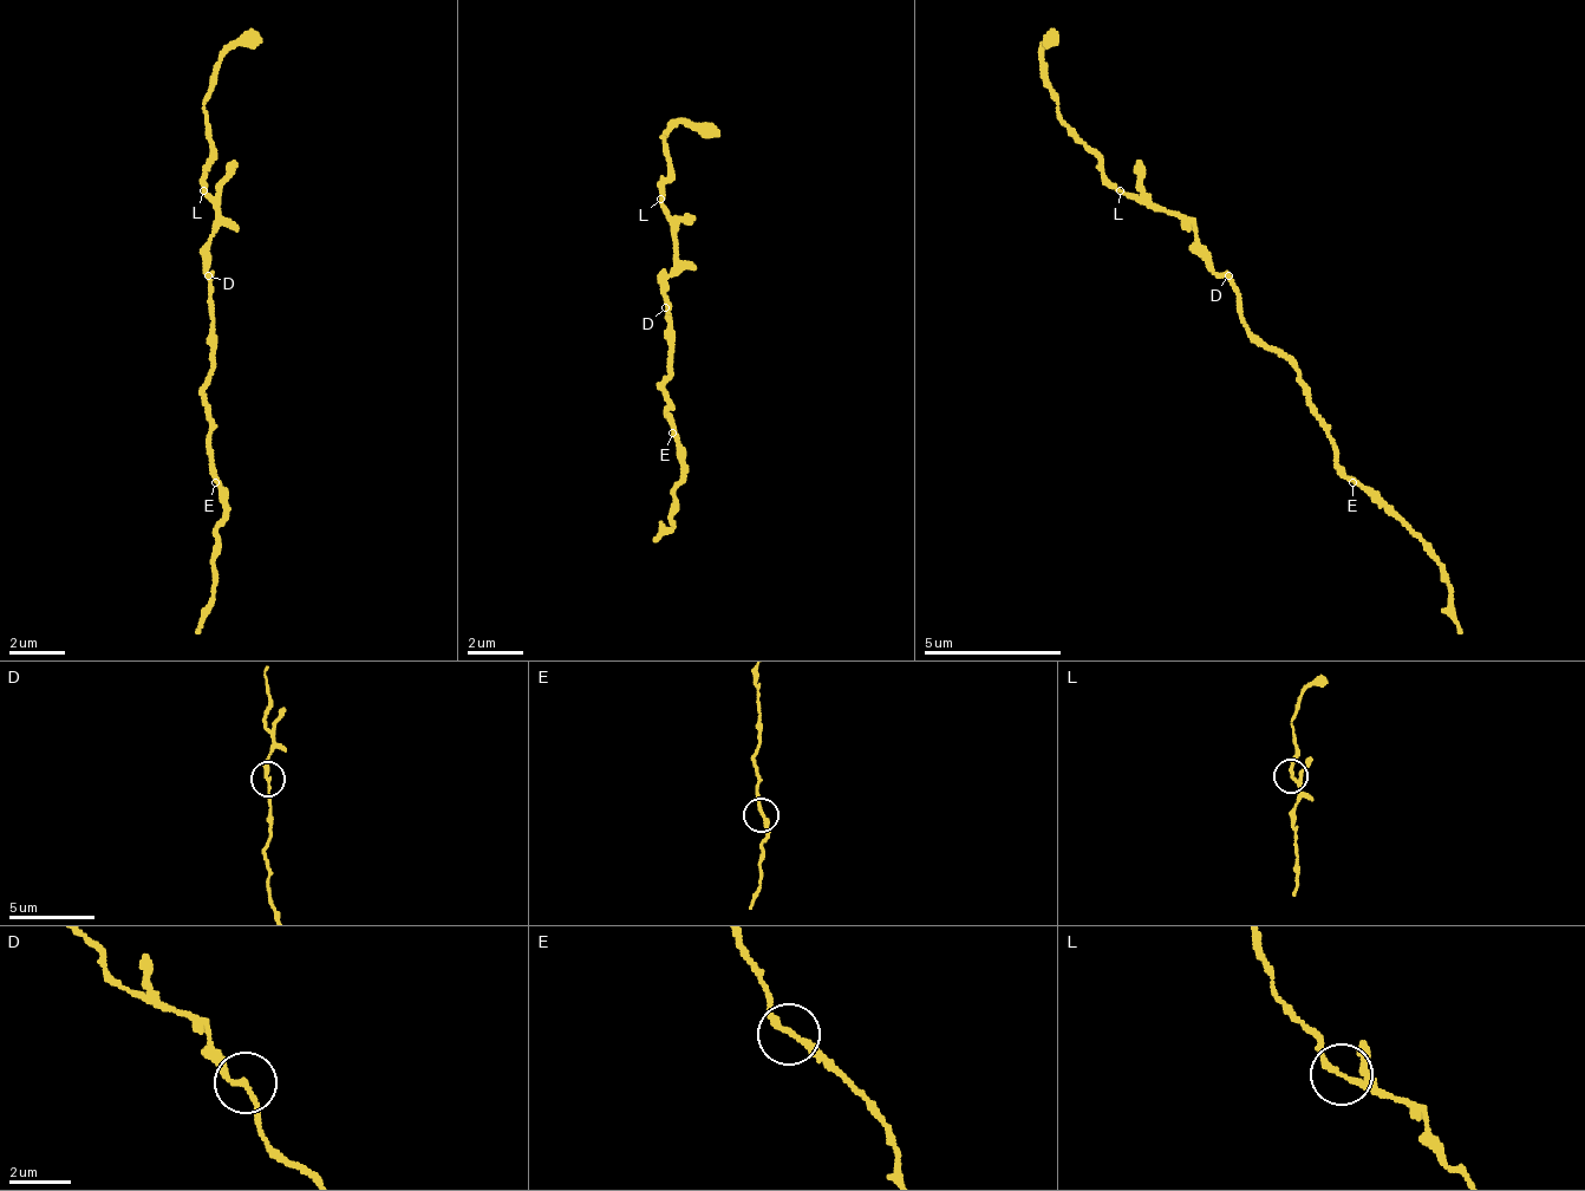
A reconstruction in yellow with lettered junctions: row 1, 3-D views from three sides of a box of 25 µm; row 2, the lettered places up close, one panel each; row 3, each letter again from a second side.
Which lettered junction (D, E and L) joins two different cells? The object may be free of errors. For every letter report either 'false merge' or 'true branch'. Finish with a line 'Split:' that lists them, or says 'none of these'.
D: true branch
E: true branch
L: true branch
Split: none of these

